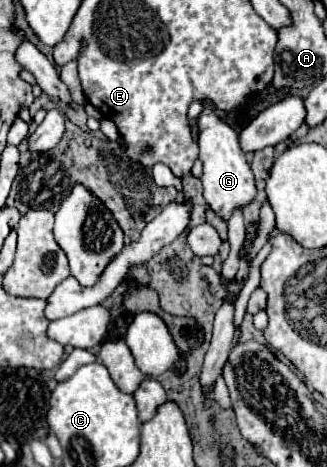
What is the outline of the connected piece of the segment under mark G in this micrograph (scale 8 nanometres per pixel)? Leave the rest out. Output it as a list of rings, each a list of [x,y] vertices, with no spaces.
[[[204,101],[204,111],[198,115],[198,145],[200,145],[200,159],[204,163],[202,171],[202,185],[204,185],[204,199],[210,205],[210,209],[224,221],[230,219],[230,215],[236,209],[244,209],[248,203],[256,197],[256,183],[254,175],[250,171],[250,165],[246,163],[246,157],[238,145],[238,133],[220,121],[212,113],[214,105],[210,101]]]

